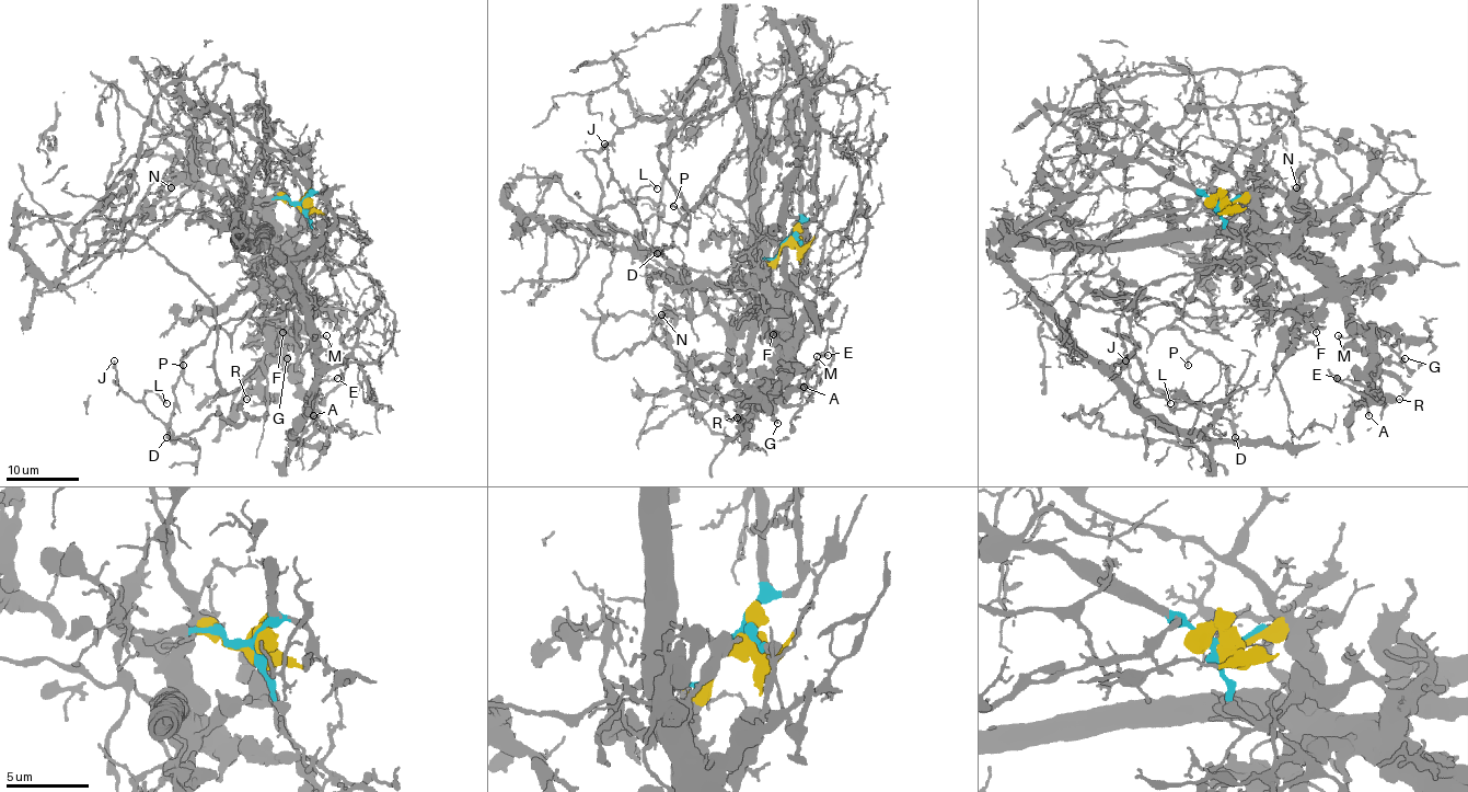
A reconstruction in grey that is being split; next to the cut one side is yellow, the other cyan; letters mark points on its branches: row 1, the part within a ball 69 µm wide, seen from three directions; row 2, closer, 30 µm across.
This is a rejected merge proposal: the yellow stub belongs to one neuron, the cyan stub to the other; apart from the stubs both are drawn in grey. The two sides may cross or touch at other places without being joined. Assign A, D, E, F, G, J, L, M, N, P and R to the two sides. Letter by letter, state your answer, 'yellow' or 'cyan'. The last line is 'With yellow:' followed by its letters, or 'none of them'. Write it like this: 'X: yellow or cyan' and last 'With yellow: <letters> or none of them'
A: yellow
D: cyan
E: yellow
F: yellow
G: yellow
J: cyan
L: cyan
M: yellow
N: yellow
P: cyan
R: yellow
With yellow: A, E, F, G, M, N, R

